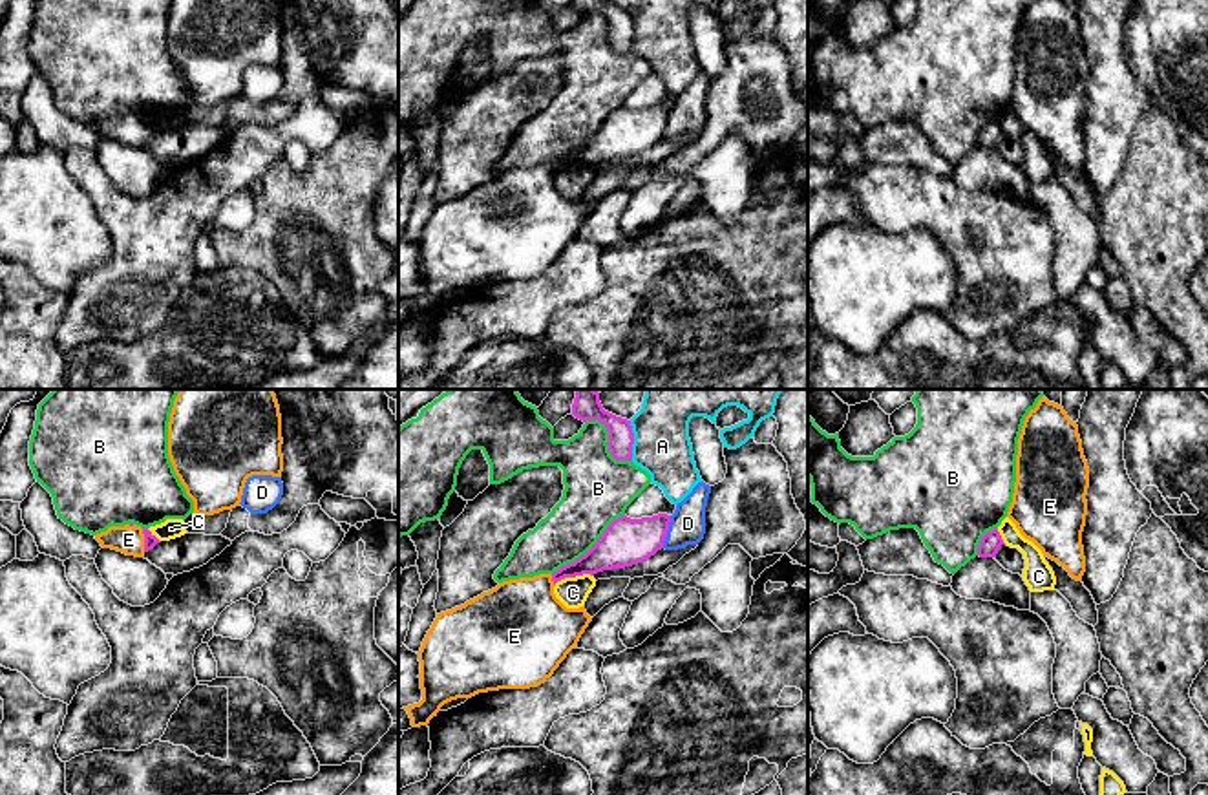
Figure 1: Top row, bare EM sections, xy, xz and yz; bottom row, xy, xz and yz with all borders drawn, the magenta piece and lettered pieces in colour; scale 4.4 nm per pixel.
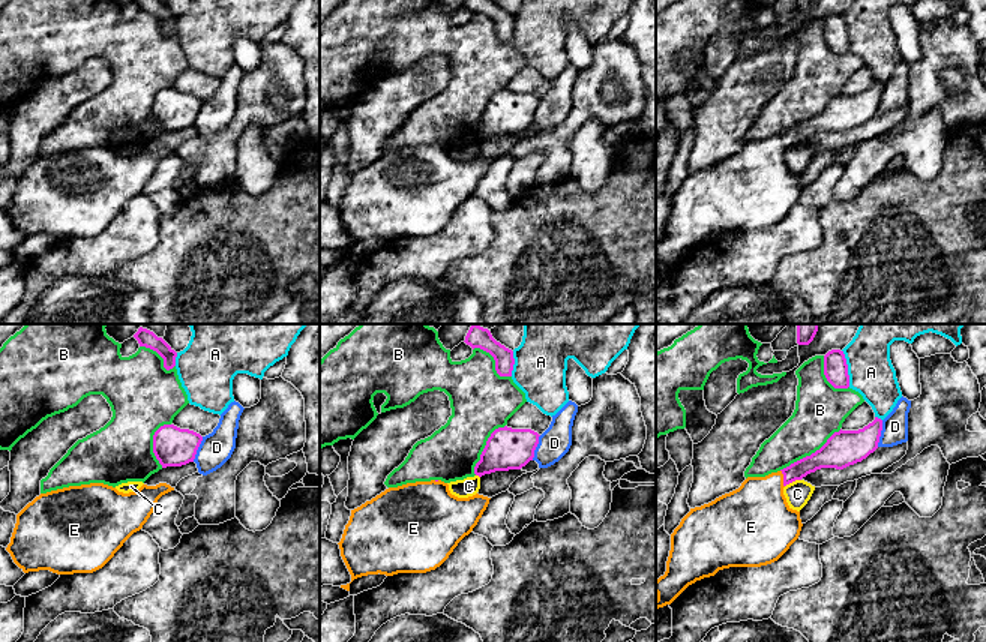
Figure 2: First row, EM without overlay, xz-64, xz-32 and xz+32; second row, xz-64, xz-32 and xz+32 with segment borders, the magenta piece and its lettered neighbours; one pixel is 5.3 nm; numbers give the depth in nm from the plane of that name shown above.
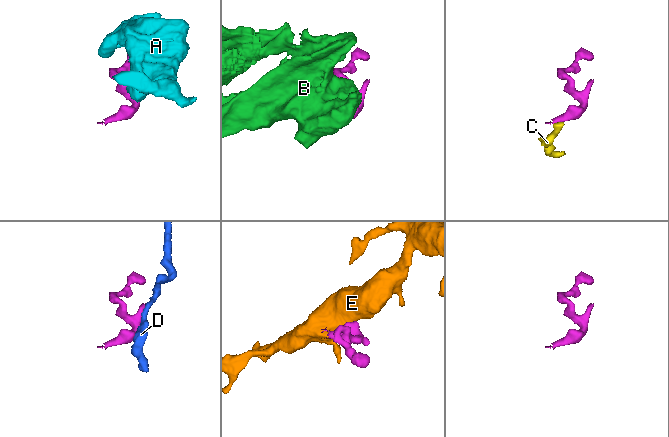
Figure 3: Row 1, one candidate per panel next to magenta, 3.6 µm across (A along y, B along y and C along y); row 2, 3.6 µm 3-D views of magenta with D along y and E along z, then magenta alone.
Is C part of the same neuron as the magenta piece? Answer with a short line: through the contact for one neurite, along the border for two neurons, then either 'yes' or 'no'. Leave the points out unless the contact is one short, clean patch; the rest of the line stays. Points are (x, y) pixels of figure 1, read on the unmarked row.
line xz (593, 165), (565, 167), (554, 174); no

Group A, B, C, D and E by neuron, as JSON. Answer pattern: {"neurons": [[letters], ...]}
{"neurons": [["A"], ["B"], ["C"], ["D"], ["E"]]}

